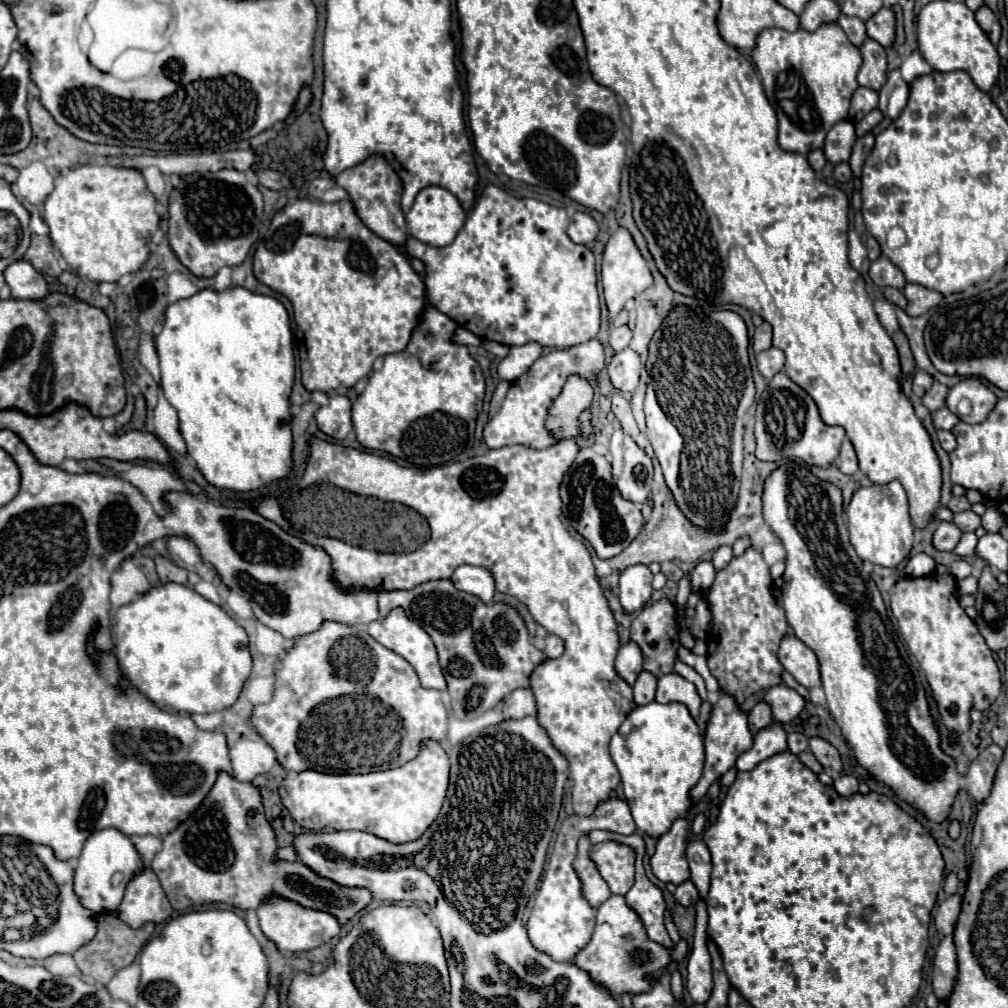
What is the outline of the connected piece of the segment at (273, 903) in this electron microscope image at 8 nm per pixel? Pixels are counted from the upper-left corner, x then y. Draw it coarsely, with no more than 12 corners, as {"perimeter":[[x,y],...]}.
{"perimeter":[[273,897],[257,909],[281,953],[305,953],[339,935],[333,915]]}

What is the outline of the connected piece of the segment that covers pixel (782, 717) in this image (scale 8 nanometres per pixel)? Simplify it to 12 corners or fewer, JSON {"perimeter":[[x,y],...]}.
{"perimeter":[[785,683],[763,697],[779,723],[793,721],[805,699]]}

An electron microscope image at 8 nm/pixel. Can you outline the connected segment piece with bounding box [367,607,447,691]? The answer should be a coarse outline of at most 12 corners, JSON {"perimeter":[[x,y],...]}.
{"perimeter":[[401,607],[367,633],[407,659],[427,689],[445,691],[431,637]]}

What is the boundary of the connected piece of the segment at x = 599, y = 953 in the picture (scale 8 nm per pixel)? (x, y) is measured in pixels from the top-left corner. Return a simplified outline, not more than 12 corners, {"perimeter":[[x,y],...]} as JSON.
{"perimeter":[[621,895],[573,959],[613,997],[643,993],[669,965]]}

